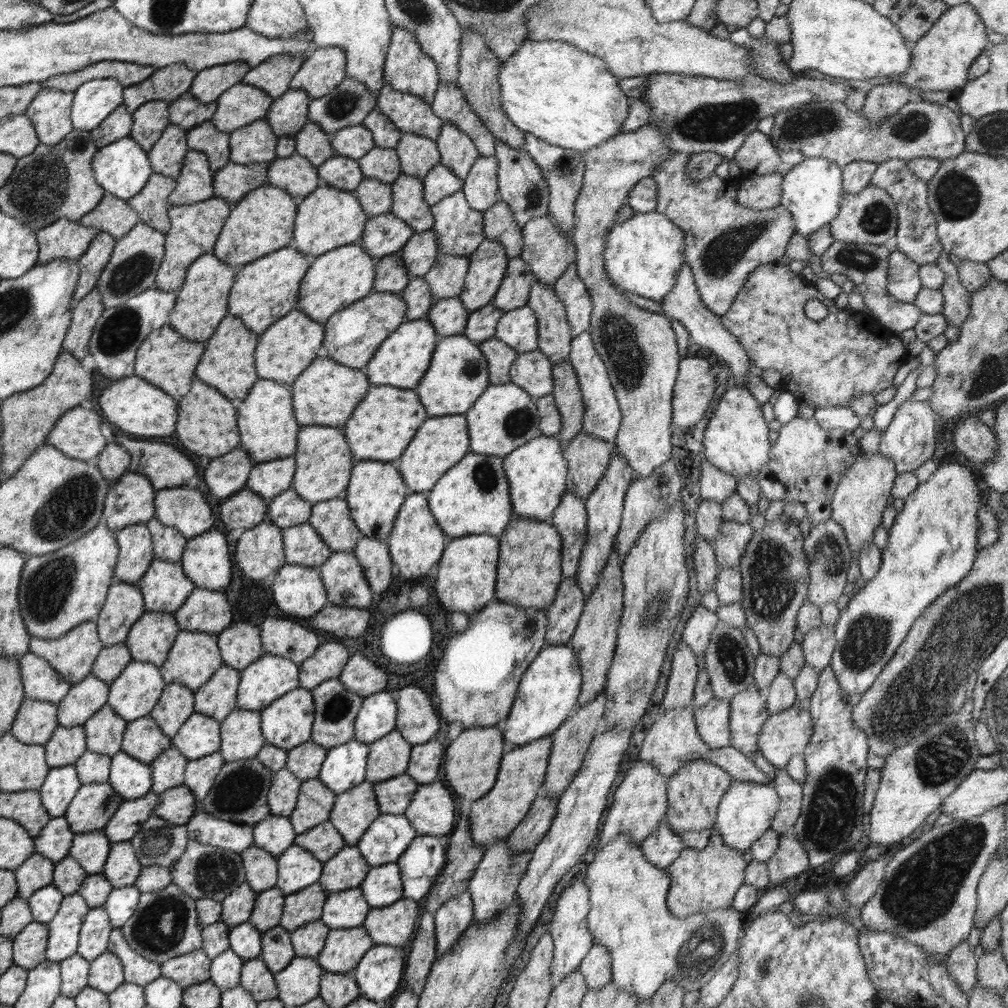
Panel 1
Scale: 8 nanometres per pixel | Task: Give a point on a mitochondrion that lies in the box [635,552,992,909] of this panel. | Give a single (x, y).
(832, 812)

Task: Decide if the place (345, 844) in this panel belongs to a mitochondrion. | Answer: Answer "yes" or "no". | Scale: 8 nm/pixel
no

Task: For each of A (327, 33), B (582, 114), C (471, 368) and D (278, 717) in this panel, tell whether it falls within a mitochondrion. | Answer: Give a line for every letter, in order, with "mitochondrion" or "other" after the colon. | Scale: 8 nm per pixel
A: other
B: other
C: mitochondrion
D: other

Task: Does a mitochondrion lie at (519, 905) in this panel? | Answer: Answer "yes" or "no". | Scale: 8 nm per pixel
no

